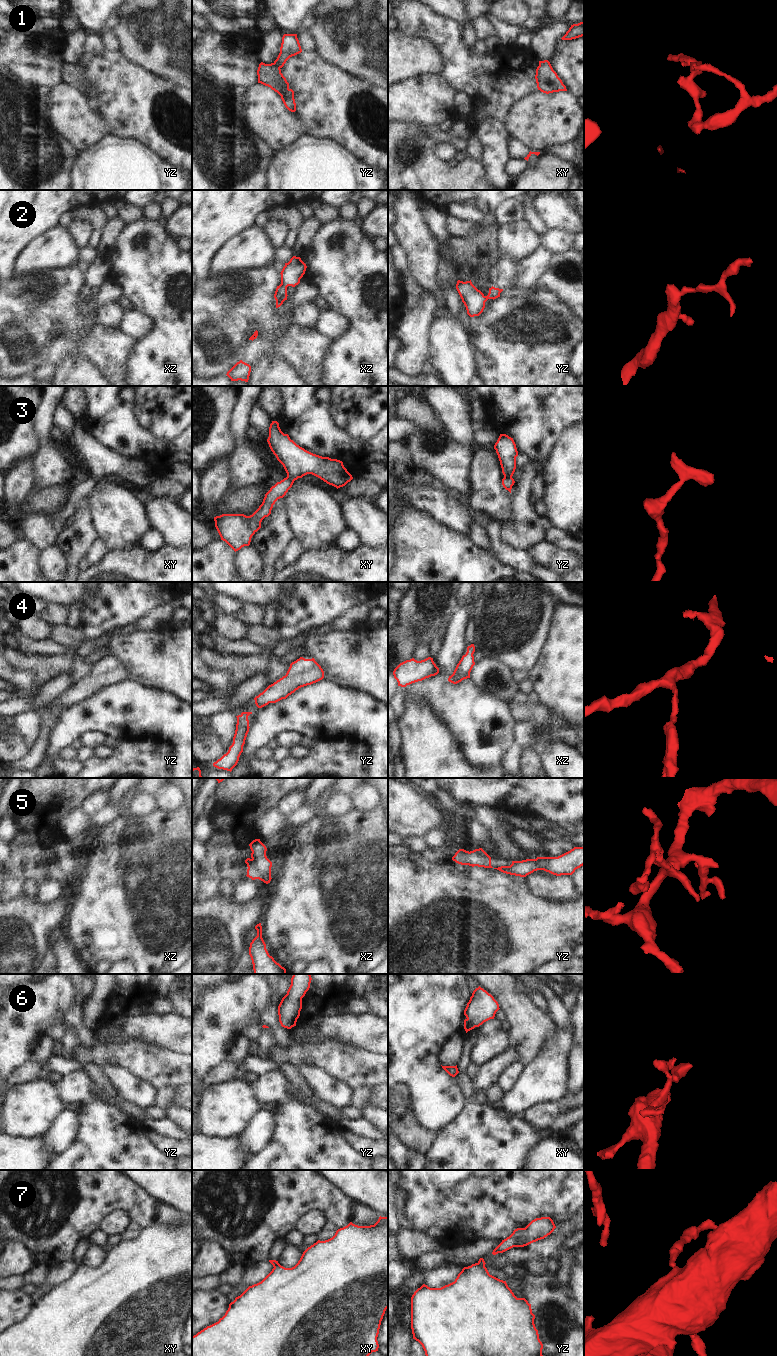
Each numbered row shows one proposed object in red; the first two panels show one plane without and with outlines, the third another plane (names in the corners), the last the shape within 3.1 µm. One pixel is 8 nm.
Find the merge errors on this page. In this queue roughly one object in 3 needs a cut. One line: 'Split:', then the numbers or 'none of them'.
Split: 7

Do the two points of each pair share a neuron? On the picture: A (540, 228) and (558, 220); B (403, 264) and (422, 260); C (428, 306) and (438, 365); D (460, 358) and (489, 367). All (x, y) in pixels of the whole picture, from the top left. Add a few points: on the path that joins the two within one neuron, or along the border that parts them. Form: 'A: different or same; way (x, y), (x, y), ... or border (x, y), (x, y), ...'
A: different; border (534, 204), (537, 213), (548, 228)
B: different; border (398, 243), (406, 255), (415, 280)
C: different; border (432, 321), (428, 346)
D: different; border (470, 344), (477, 371)

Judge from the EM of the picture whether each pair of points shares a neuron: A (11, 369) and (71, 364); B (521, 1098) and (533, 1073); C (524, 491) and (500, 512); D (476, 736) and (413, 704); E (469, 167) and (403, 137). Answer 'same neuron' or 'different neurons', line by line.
A: different neurons
B: same neuron
C: different neurons
D: different neurons
E: same neuron

